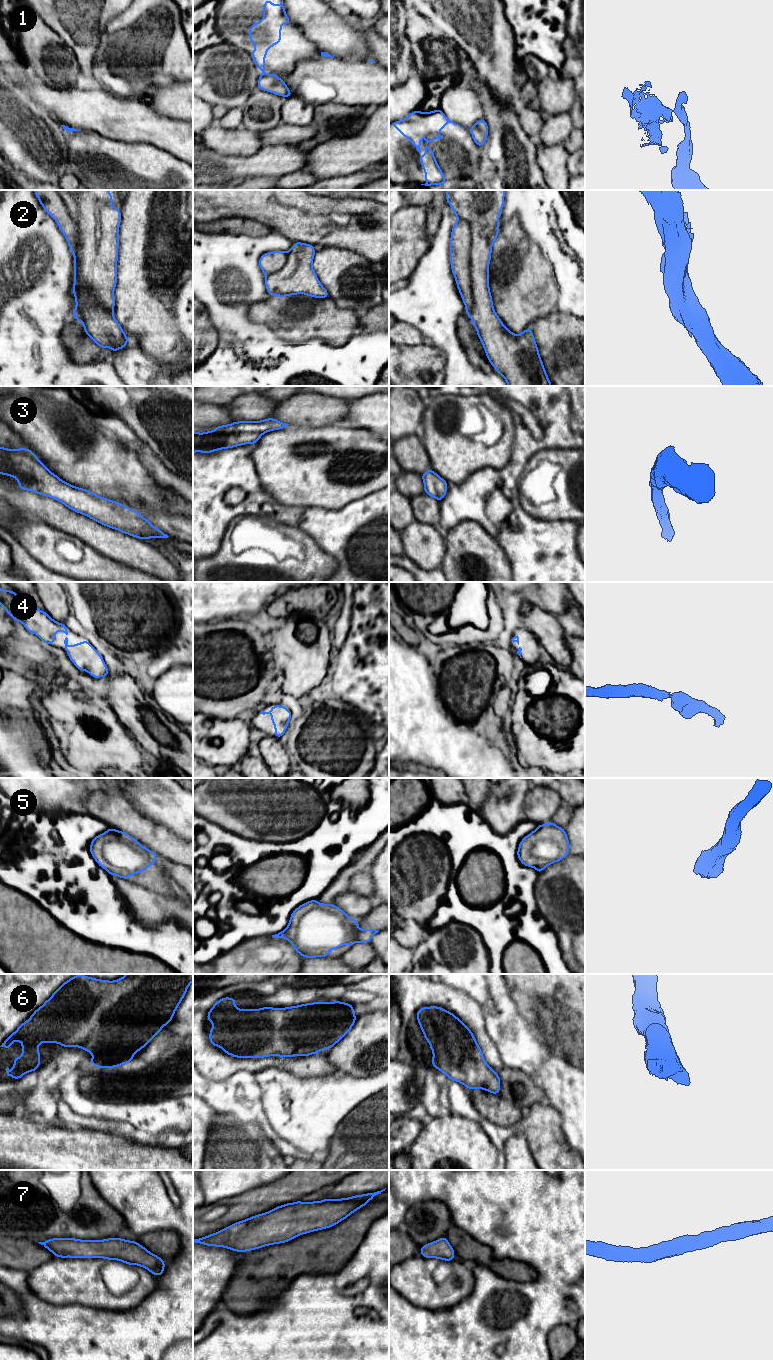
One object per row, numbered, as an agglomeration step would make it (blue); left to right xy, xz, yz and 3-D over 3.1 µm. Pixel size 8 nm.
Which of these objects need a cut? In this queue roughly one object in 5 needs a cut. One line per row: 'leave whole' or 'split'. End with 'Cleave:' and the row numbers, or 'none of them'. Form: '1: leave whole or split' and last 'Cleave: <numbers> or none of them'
1: split
2: split
3: leave whole
4: leave whole
5: leave whole
6: leave whole
7: leave whole
Cleave: 1, 2

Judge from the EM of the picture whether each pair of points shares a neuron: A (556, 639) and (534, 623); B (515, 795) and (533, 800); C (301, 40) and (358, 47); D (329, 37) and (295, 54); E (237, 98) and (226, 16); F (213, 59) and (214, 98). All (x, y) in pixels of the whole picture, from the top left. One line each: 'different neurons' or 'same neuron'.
A: same neuron
B: different neurons
C: different neurons
D: different neurons
E: different neurons
F: same neuron

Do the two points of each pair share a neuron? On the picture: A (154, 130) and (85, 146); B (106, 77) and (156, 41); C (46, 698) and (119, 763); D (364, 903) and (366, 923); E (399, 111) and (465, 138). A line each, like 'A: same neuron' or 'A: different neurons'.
A: different neurons
B: same neuron
C: same neuron
D: different neurons
E: different neurons

